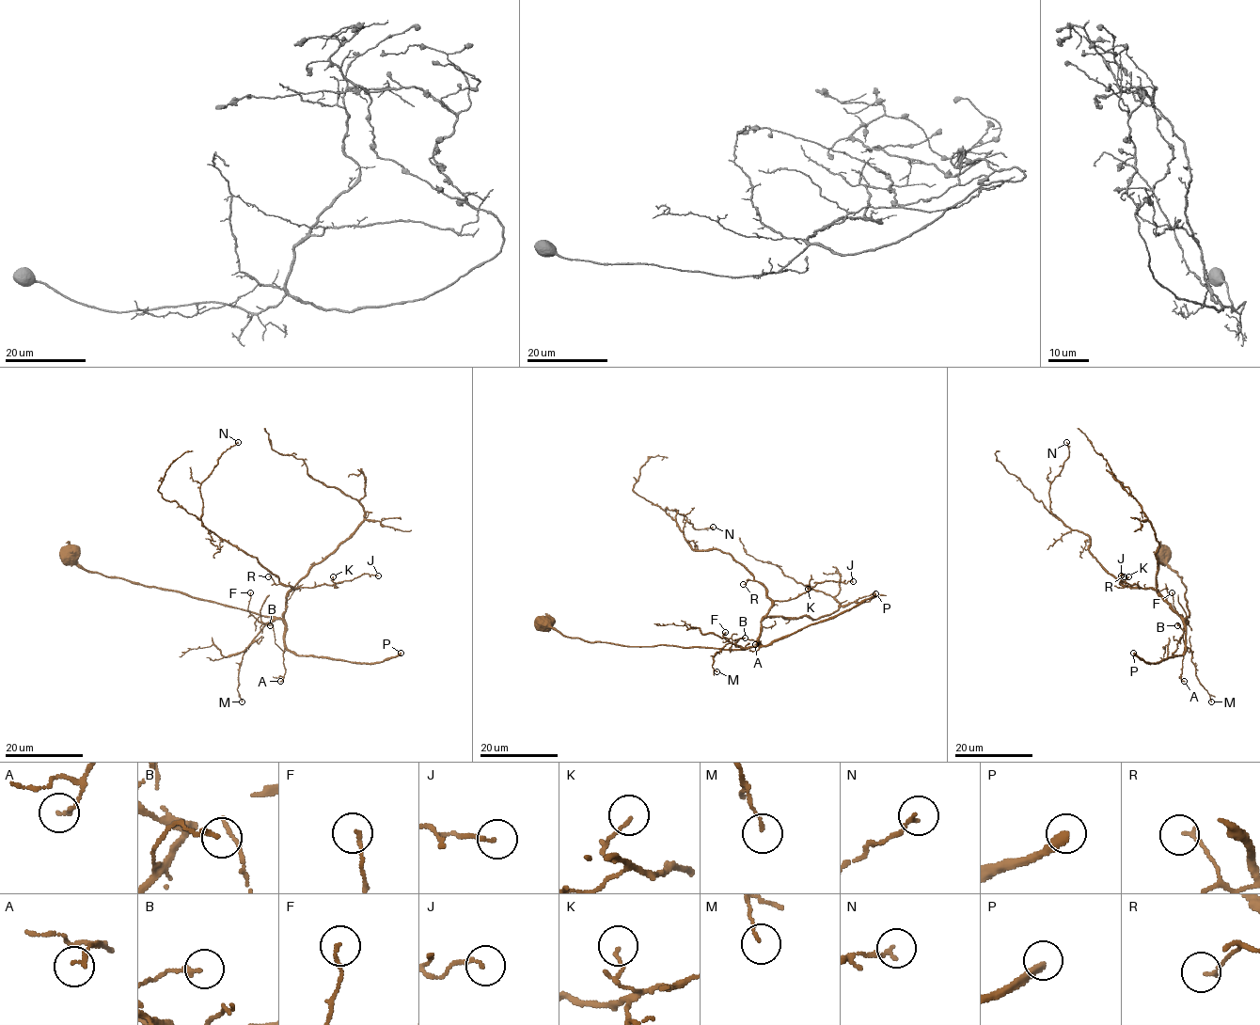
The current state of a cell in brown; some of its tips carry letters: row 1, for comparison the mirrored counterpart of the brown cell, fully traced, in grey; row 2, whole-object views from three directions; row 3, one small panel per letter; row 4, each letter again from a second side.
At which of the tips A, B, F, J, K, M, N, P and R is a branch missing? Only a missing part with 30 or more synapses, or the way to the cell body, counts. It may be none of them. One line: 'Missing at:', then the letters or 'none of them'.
Missing at: P

